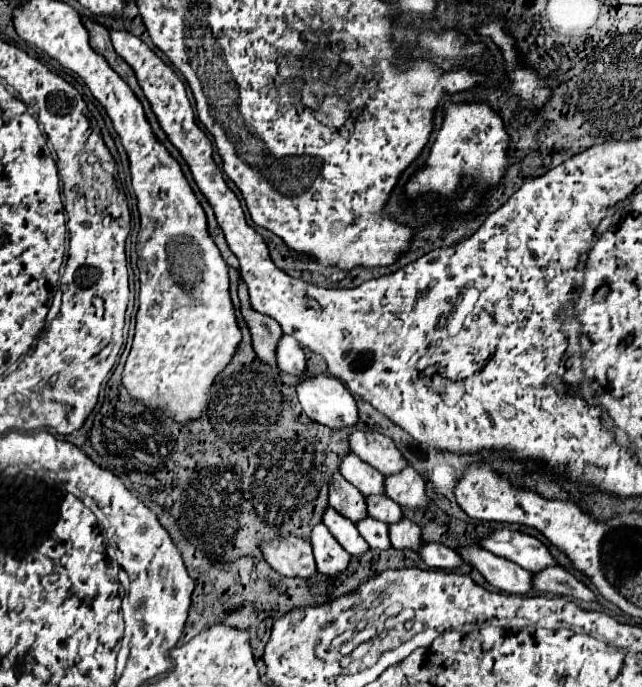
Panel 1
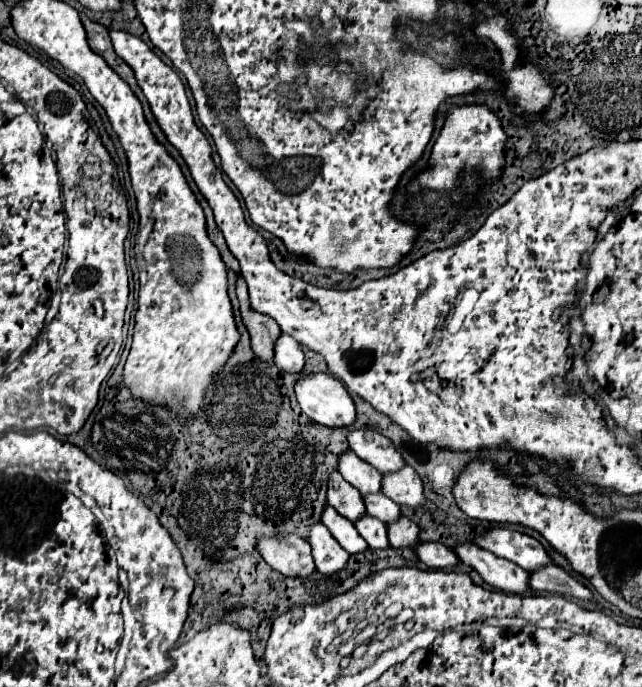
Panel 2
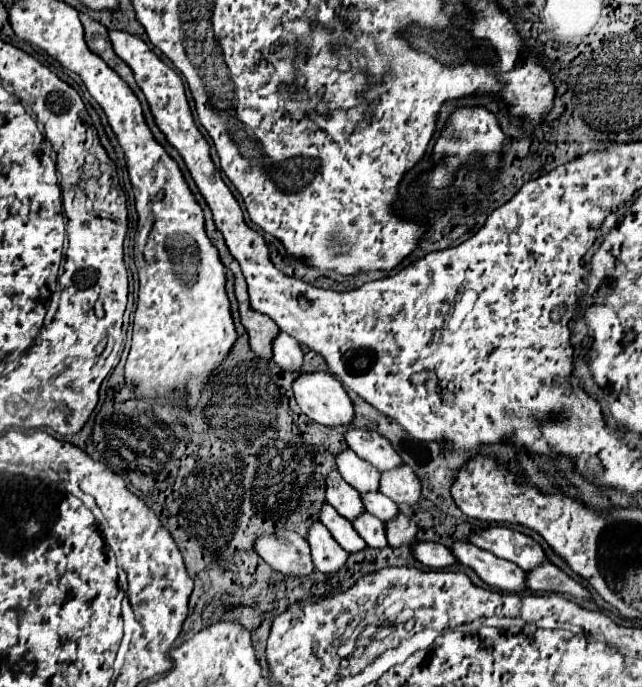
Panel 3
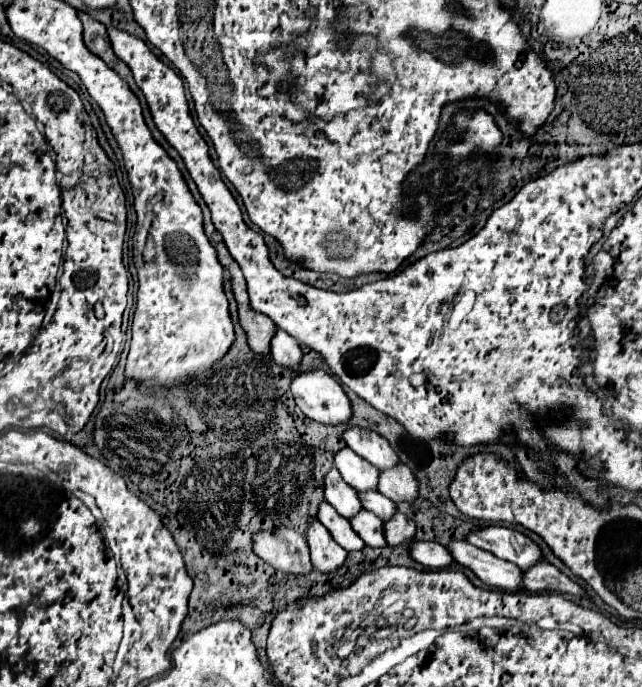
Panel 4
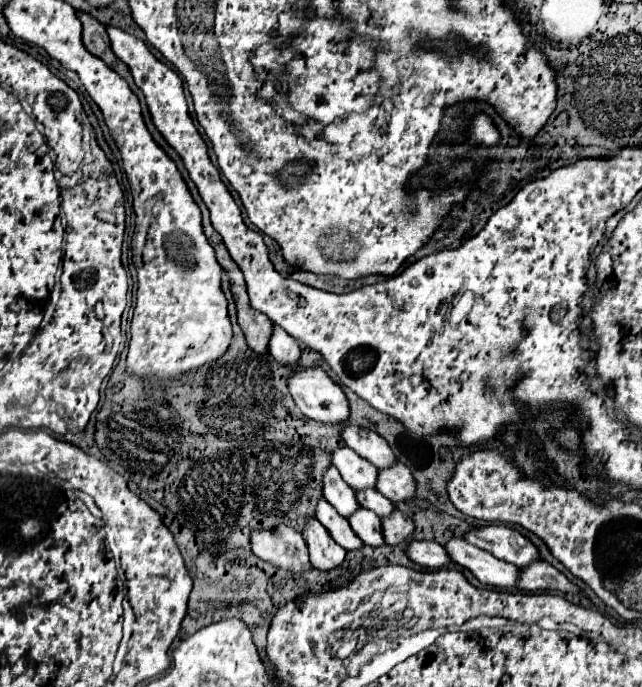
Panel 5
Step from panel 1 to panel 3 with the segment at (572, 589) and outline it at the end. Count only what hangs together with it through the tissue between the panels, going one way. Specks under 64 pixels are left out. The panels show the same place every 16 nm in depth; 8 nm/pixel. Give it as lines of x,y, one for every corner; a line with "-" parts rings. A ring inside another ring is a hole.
544,564
528,572
528,588
532,592
550,592
550,594
568,594
574,598
590,600
590,592
570,578
564,570
556,568
554,564

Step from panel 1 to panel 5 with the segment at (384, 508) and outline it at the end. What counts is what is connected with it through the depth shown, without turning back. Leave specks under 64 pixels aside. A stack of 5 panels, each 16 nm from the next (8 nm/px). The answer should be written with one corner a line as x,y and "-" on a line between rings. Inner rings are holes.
378,490
358,492
356,496
358,496
358,500
360,500
362,508
372,510
372,512
374,512
376,516
380,516
380,518
388,518
388,516
396,510
396,506
392,504
392,500
388,500
386,496
382,496

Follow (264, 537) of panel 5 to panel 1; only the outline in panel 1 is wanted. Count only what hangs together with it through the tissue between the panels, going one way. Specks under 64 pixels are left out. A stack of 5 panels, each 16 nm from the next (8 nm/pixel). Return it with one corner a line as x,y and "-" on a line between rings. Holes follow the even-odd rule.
296,536
276,540
276,544
264,544
264,558
282,576
308,580
318,574
310,542
296,540

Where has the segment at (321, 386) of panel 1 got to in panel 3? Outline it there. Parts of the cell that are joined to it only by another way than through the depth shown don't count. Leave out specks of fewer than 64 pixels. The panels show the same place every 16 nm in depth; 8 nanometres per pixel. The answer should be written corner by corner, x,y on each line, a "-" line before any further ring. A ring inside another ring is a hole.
326,372
300,374
294,396
302,412
324,426
348,426
354,420
354,404
344,386

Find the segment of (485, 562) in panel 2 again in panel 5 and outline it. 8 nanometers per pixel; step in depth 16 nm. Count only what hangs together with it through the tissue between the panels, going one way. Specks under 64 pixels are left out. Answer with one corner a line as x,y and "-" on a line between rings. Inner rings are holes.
452,538
446,544
446,550
452,562
460,564
462,568
468,568
482,584
502,590
518,590
520,568
516,568
514,564
498,560
490,552
484,552
468,544
466,540
458,540
458,538

